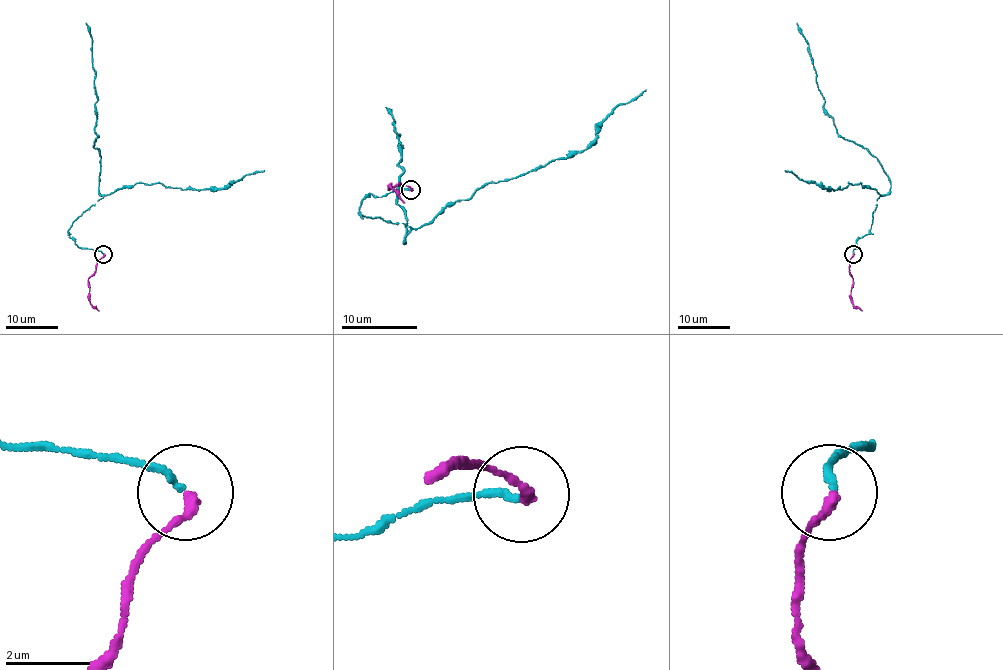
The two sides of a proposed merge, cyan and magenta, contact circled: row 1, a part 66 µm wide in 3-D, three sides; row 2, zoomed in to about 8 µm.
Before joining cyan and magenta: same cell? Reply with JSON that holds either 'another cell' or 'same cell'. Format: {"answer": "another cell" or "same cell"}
{"answer": "same cell"}

